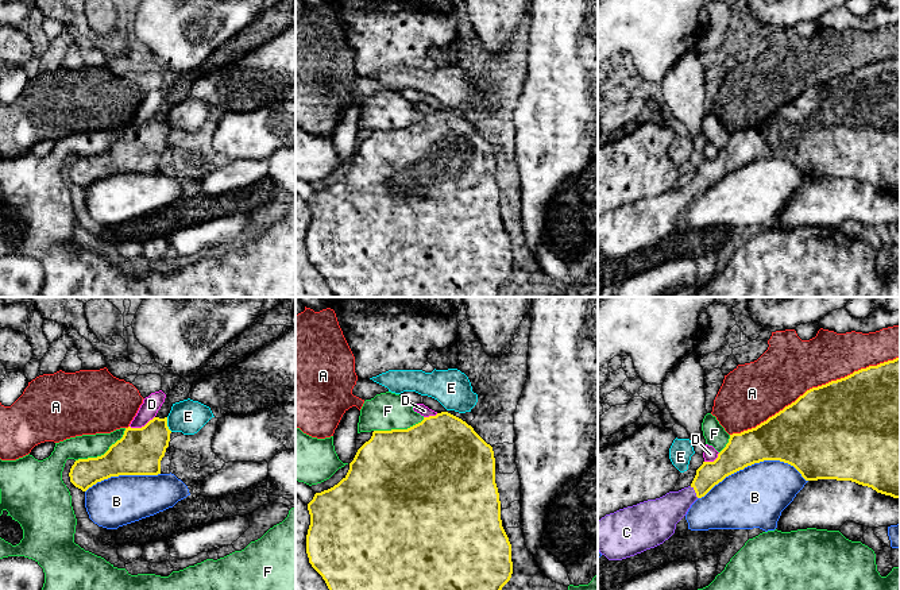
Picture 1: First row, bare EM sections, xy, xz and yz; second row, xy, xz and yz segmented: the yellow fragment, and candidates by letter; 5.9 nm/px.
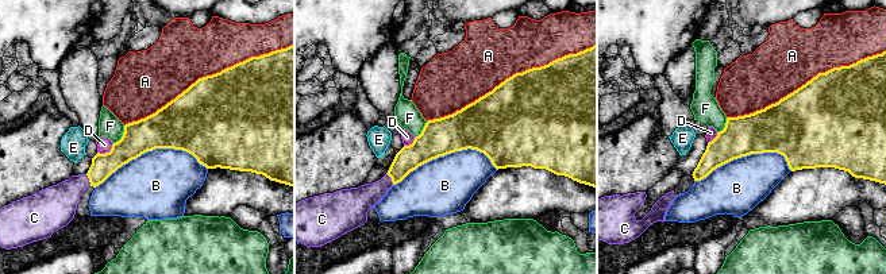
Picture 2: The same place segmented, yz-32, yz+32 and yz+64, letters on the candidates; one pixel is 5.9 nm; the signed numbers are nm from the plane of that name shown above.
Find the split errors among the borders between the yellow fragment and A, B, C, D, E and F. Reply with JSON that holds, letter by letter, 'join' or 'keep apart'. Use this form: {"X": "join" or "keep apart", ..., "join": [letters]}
{"A": "keep apart", "B": "keep apart", "C": "join", "D": "keep apart", "E": "keep apart", "F": "keep apart", "join": ["C"]}

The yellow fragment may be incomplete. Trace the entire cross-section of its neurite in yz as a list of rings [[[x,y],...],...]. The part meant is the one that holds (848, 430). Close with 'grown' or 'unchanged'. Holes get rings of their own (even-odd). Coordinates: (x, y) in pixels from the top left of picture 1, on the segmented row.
[[[900,356],[812,387],[756,428],[730,435],[718,458],[714,462],[703,462],[688,487],[606,514],[598,520],[598,551],[609,560],[622,560],[663,544],[675,533],[676,524],[698,498],[704,497],[726,477],[764,460],[788,463],[806,481],[851,481],[877,493],[900,498]]]; grown

